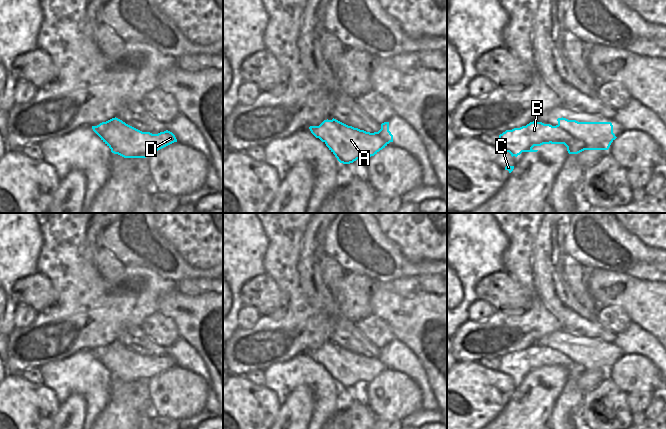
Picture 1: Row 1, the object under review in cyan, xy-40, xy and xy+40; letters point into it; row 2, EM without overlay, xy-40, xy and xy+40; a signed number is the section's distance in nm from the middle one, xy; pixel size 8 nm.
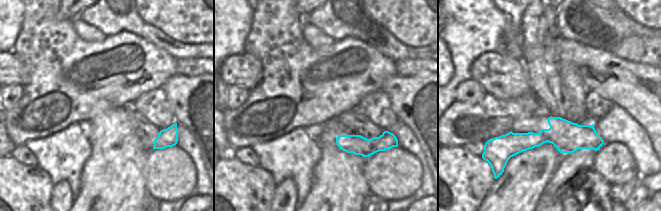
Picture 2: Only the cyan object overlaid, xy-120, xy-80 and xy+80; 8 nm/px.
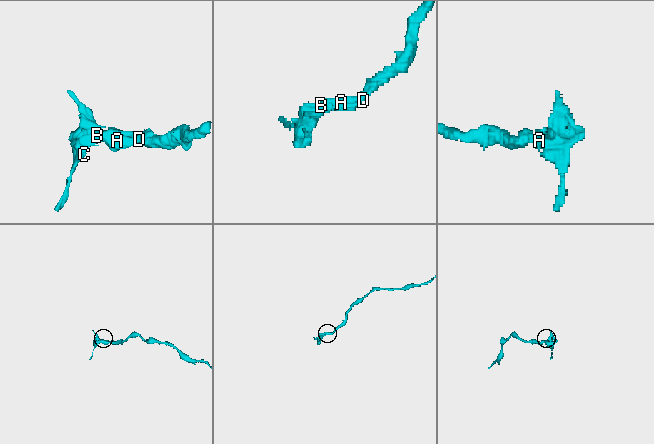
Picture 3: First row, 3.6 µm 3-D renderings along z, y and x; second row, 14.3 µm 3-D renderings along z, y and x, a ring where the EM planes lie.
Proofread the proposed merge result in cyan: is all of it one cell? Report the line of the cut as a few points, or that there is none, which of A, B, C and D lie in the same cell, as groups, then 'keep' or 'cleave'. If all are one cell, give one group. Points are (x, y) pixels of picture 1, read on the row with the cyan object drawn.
cut in xy+40 along (571, 137), (569, 139), (550, 138), (548, 140); A D / B C; cleave

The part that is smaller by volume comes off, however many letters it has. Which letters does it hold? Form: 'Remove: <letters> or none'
Remove: B, C

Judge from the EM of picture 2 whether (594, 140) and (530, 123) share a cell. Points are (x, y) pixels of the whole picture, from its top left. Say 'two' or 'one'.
one

